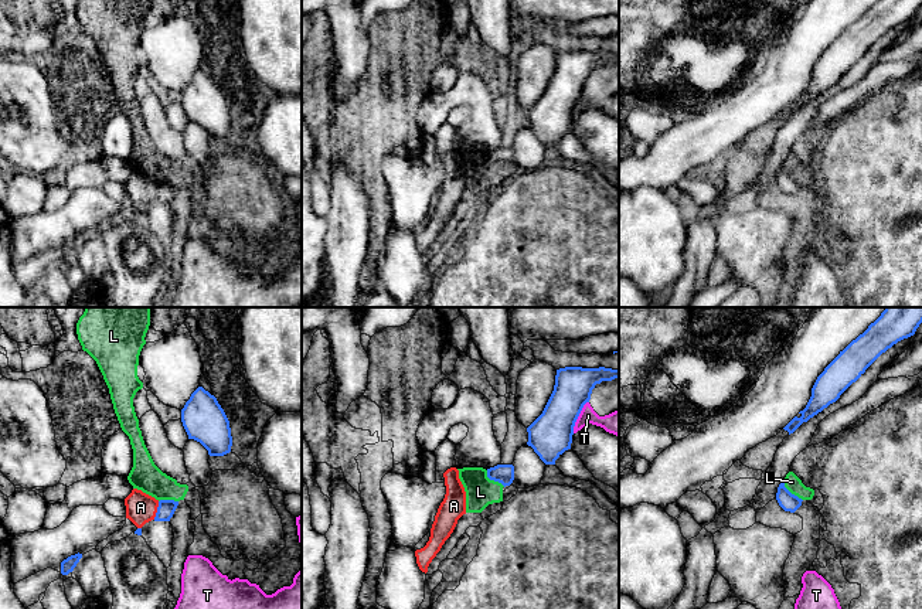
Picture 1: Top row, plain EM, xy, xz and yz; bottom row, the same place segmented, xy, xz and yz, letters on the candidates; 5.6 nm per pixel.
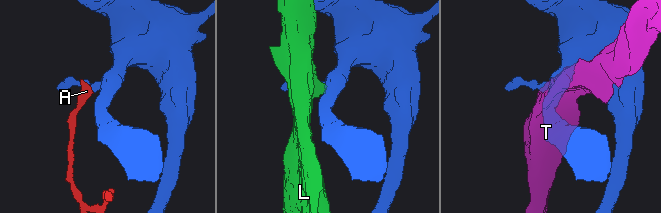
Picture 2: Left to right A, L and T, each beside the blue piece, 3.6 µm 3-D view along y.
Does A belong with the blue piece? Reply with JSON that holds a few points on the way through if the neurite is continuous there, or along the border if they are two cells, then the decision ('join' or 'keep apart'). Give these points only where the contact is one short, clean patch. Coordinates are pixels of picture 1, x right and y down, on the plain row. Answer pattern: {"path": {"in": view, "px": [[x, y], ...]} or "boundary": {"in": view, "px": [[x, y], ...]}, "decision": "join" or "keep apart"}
{"boundary": {"in": "xy", "px": [[159, 184], [153, 201]]}, "decision": "keep apart"}

